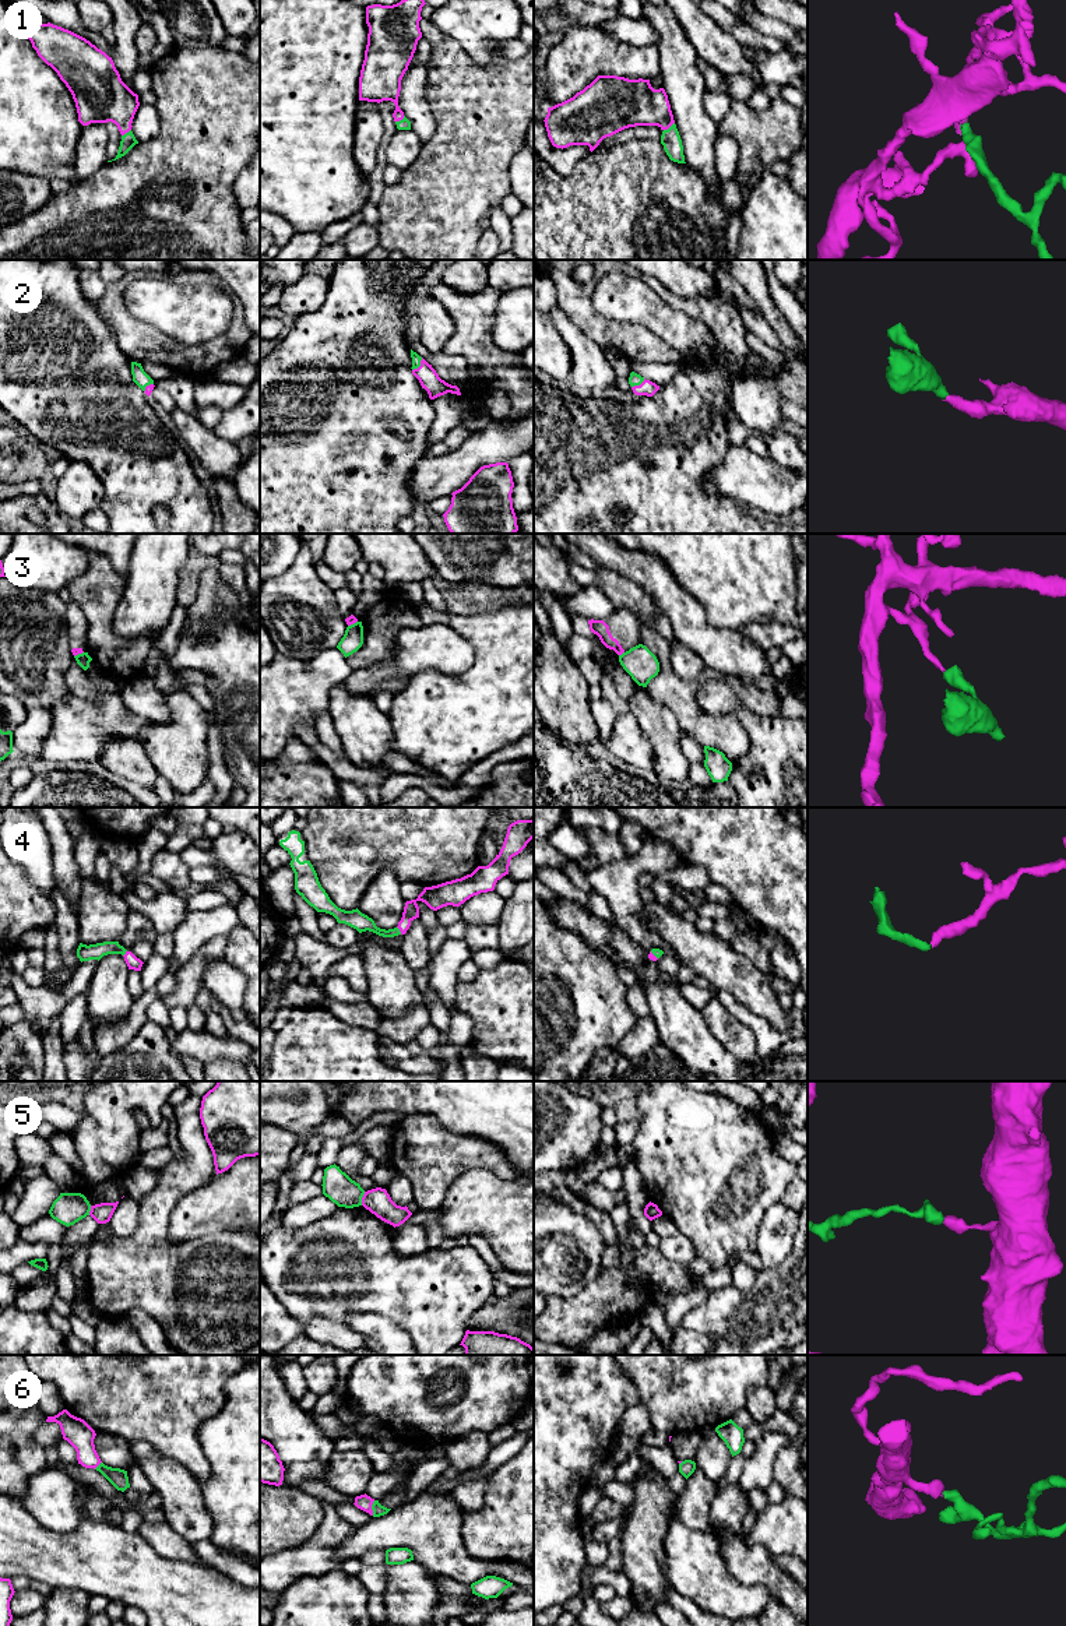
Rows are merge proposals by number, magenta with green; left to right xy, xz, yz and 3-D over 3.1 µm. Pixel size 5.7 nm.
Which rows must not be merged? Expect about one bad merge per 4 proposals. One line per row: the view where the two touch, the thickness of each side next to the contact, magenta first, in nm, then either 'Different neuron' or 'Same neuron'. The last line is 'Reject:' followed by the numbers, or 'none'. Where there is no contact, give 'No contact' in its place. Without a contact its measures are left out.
1: Touches magenta in yz. Thickness 280 nm (magenta) against 110 nm. Same neuron
2: Touches magenta in xz. Thickness 120 nm (magenta) against 50 nm. Same neuron
3: Touches magenta in yz. Thickness 90 nm (magenta) against 180 nm. Different neuron
4: Touches magenta in xz. Thickness 100 nm (magenta) against 100 nm. Same neuron
5: Touches magenta in xz. Thickness 150 nm (magenta) against 170 nm. Different neuron
6: Touches magenta in xz. Thickness 90 nm (magenta) against 70 nm. Same neuron
Reject: 3, 5

